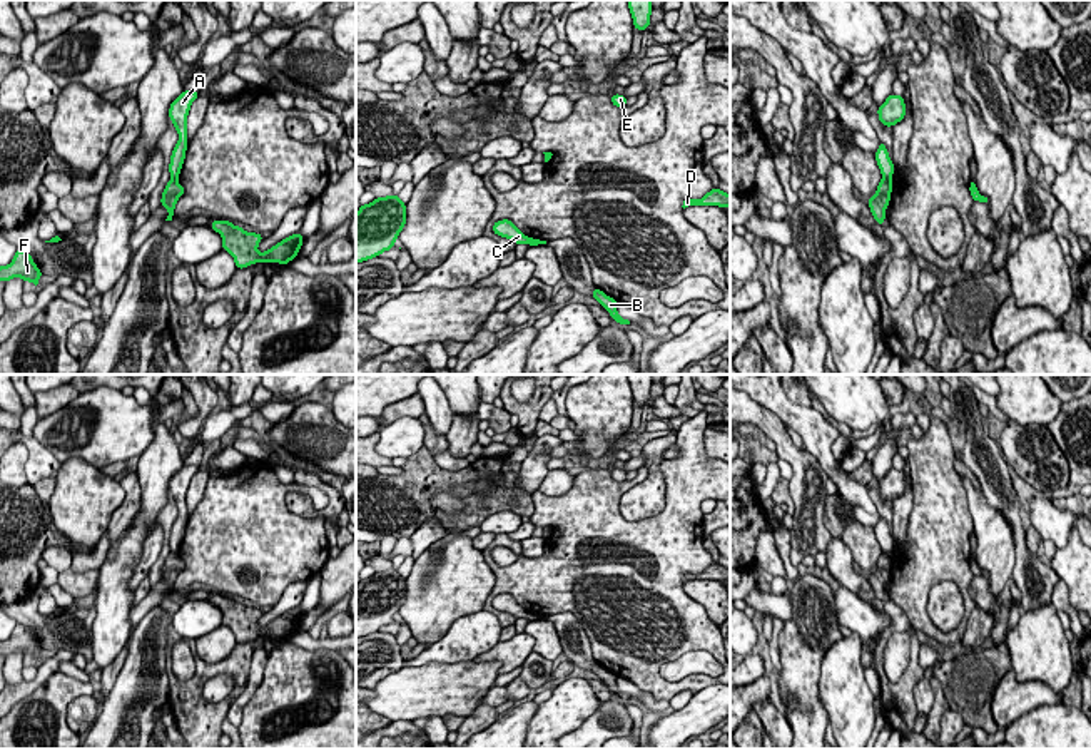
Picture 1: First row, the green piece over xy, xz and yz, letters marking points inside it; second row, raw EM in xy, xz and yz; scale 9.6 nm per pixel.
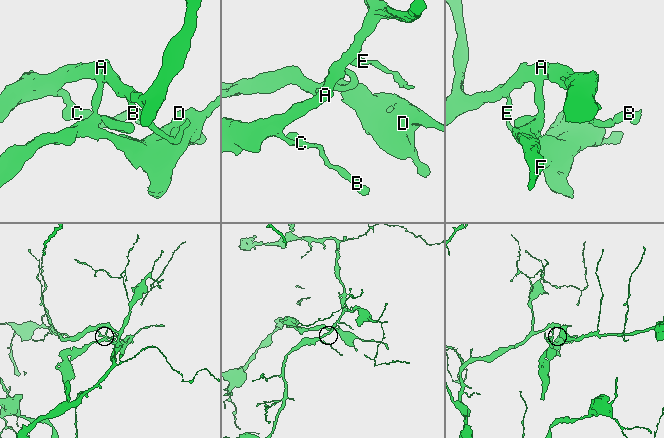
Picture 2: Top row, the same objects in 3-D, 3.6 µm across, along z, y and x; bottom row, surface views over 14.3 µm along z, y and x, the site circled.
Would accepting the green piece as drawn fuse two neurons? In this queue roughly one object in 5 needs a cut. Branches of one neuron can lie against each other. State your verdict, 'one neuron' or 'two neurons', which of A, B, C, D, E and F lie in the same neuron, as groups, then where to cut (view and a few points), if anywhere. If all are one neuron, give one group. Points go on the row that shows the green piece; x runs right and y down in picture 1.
two neurons; groups A B C E / D F; cut yz (882, 178), (889, 181)

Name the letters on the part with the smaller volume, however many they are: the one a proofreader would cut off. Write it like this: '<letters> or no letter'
D, F

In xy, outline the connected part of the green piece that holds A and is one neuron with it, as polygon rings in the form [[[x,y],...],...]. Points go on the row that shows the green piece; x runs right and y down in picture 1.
[[[184,90],[177,99],[172,100],[169,107],[169,119],[172,120],[179,140],[172,150],[170,155],[170,164],[169,164],[169,172],[170,179],[177,181],[184,159],[185,159],[185,150],[187,150],[187,115],[190,110],[192,102],[199,97],[199,92],[195,90]]]

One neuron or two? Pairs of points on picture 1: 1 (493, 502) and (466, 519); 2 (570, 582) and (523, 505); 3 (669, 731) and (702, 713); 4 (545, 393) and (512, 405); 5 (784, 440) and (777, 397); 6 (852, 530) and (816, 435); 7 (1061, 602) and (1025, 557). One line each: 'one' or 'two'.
1: one
2: two
3: one
4: one
5: two
6: two
7: two

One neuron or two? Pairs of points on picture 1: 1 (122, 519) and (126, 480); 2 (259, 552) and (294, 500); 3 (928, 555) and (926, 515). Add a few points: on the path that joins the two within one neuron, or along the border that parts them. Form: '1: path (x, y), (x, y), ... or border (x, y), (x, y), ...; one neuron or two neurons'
1: path (129, 509), (131, 490); one neuron
2: border (294, 482), (324, 527); two neurons
3: path (928, 545), (928, 525); one neuron

